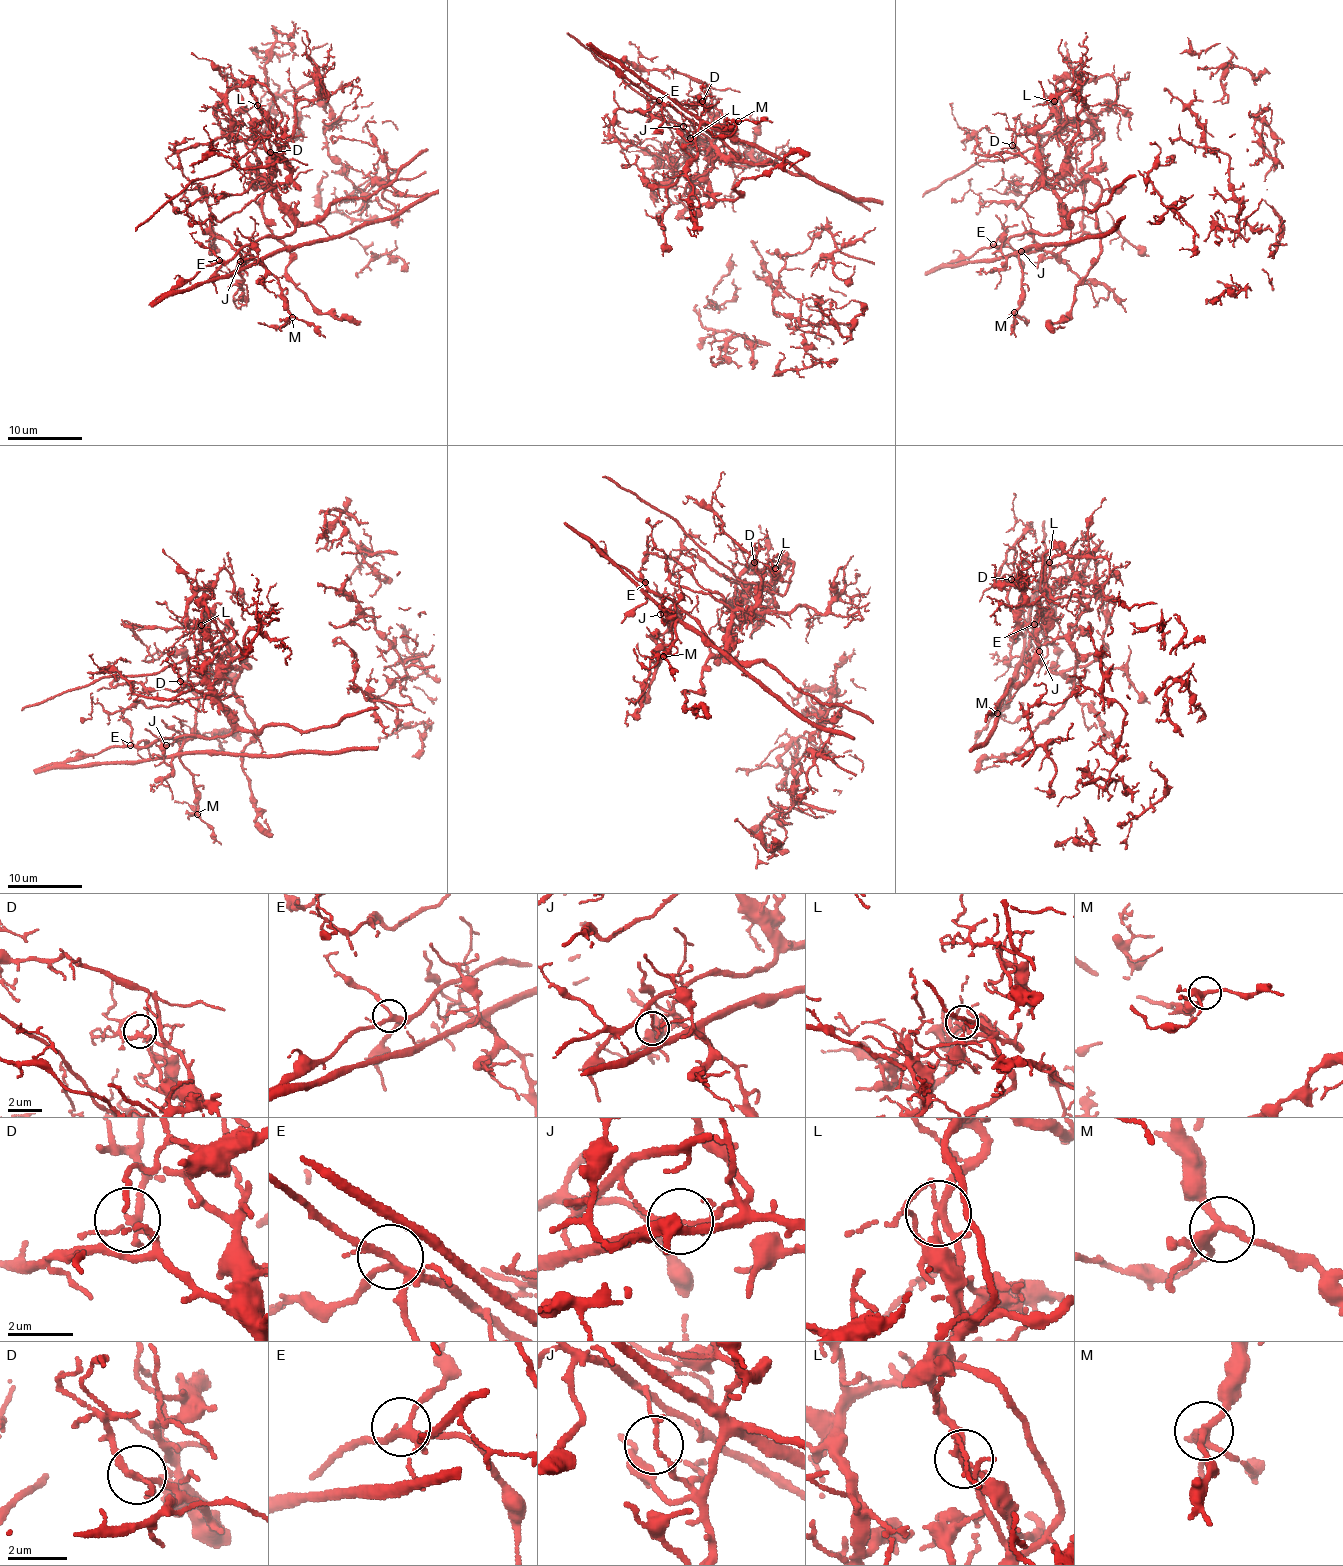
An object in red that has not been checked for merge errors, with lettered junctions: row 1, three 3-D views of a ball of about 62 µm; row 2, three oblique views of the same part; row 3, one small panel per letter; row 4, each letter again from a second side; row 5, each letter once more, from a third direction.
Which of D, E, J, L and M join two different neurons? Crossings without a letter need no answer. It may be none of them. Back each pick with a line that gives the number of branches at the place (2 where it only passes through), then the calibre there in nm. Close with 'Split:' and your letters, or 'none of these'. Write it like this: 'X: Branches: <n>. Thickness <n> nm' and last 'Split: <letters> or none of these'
J: Branches: 3. Thickness 100 nm
L: Branches: 5. Thickness 190 nm
Split: J, L

